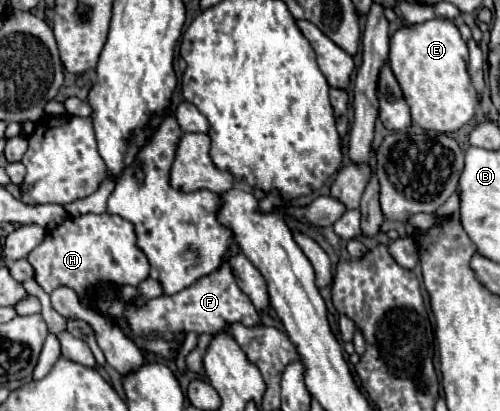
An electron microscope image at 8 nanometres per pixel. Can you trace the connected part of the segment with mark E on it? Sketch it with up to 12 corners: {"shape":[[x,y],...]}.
{"shape":[[450,19],[398,27],[388,63],[422,129],[452,133],[478,97]]}

